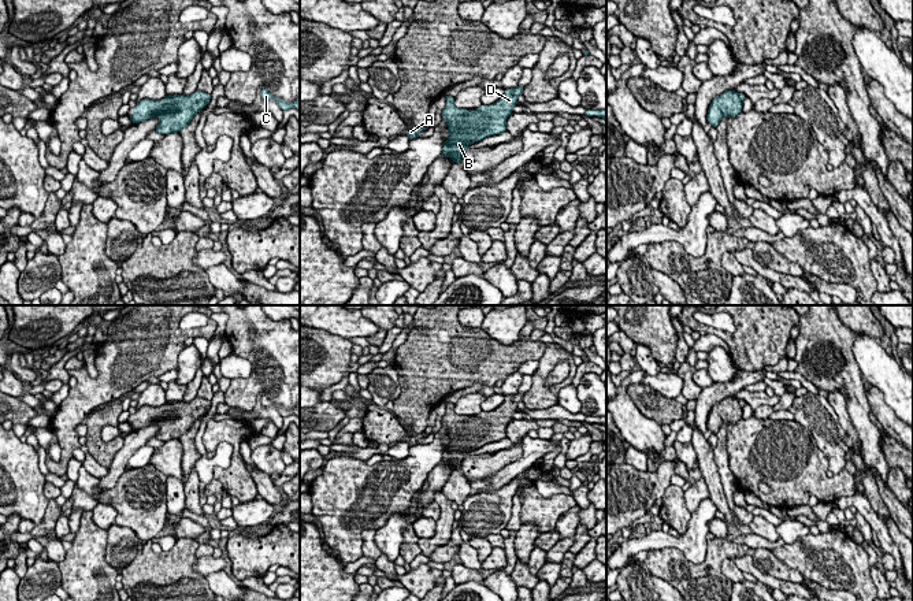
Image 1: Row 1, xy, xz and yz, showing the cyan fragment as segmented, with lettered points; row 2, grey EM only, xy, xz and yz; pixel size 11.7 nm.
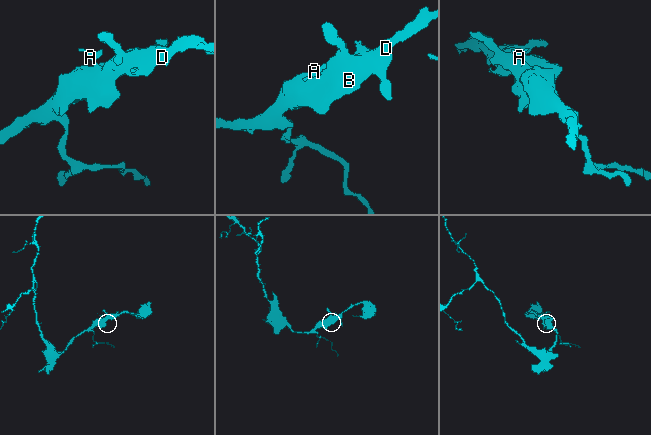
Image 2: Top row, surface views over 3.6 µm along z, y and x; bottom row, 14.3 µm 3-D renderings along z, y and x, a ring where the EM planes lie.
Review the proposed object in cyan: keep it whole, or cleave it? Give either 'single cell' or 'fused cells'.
single cell

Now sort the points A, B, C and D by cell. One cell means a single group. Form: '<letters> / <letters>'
A B C D

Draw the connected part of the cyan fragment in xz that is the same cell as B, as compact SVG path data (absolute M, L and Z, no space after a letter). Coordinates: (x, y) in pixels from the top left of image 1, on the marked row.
M524 86L505 89L504 96L493 104L482 104L467 111L454 105L454 97L445 96L446 105L442 119L448 122L449 137L443 140L442 156L449 156L453 163L460 163L467 146L486 137L506 131L506 119L517 105L517 96Z

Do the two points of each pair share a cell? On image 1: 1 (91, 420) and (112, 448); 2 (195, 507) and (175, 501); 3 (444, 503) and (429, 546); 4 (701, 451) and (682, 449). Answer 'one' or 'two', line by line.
1: one
2: two
3: one
4: two

